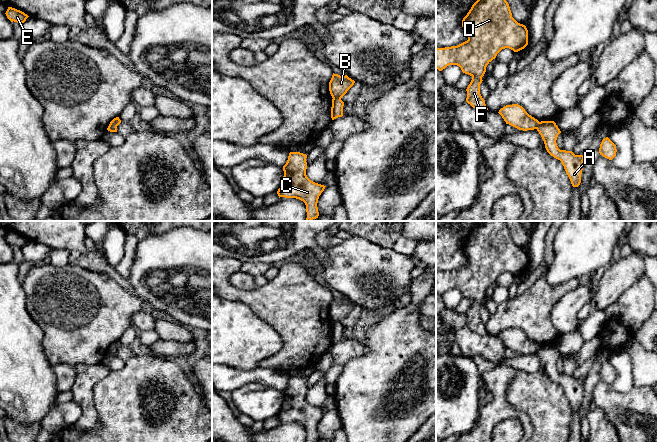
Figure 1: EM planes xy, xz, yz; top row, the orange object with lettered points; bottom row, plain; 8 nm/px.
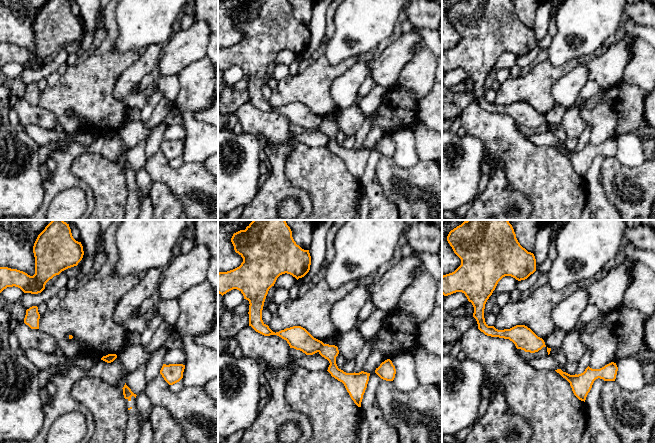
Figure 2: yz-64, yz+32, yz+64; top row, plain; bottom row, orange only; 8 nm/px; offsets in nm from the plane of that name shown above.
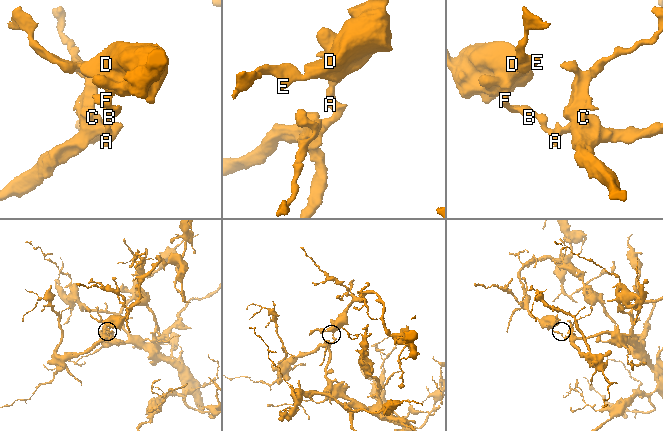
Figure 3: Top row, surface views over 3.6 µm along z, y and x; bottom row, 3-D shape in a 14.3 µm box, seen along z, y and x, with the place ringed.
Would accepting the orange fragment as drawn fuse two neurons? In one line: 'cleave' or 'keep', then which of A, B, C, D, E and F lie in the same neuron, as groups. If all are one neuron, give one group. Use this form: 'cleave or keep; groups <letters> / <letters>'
cleave; groups A C / B D E F

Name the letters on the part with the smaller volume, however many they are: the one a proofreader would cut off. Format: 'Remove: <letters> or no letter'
Remove: B, D, E, F

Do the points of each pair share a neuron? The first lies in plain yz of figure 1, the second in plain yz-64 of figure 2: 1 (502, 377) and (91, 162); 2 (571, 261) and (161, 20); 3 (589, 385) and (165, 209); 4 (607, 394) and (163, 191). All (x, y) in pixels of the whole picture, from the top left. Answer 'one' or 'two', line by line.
1: two
2: one
3: one
4: two

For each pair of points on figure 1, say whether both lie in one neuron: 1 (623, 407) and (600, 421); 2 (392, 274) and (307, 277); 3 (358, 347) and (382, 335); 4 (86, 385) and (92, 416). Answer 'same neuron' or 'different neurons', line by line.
1: different neurons
2: different neurons
3: different neurons
4: same neuron

